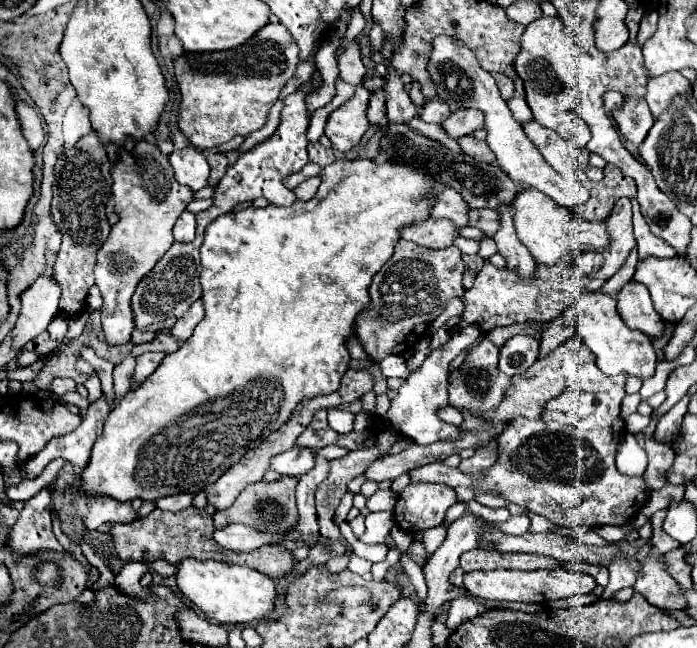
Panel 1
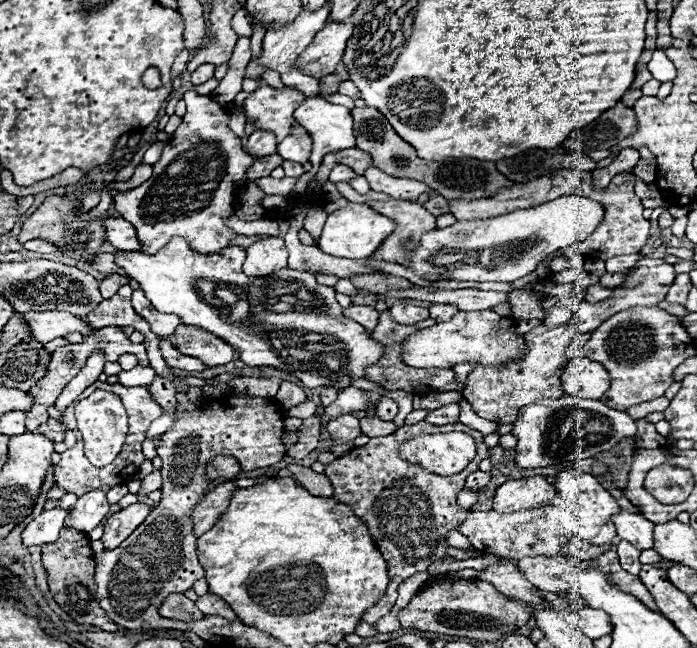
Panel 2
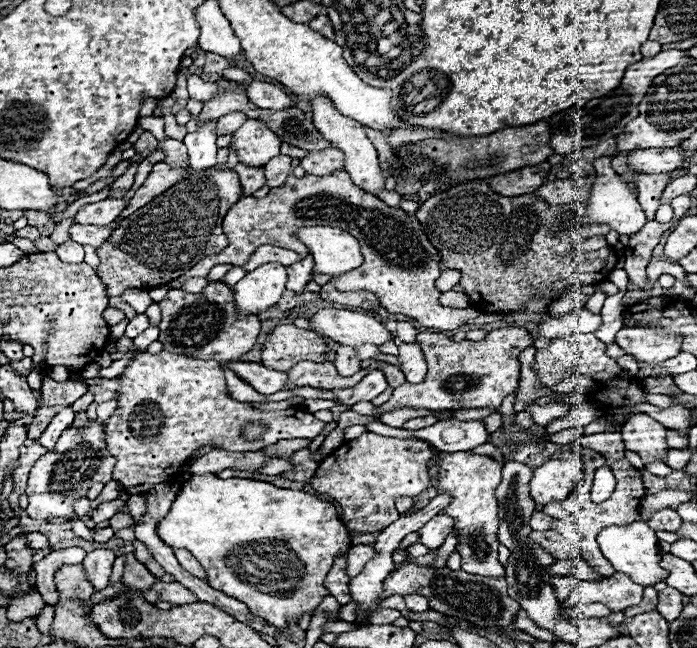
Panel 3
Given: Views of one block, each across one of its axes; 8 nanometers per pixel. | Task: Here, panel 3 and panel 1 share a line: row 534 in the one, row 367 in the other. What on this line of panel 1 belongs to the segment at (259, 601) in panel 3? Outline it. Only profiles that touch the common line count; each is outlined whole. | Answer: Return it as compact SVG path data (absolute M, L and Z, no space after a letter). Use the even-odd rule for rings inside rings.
M342 158L326 168L322 168L320 174L320 188L316 196L308 202L296 200L288 208L278 208L268 204L266 208L246 208L240 212L230 212L224 216L218 216L204 232L204 242L200 248L202 256L202 272L200 272L200 284L202 284L202 304L204 304L204 318L194 328L194 334L186 344L182 344L176 352L166 354L162 364L158 366L158 372L150 376L150 380L144 380L136 390L130 390L122 400L116 402L116 406L110 410L108 420L104 424L102 440L94 444L94 452L90 458L90 464L86 472L78 478L72 492L82 490L86 492L98 492L106 496L114 496L116 500L158 500L162 496L172 496L180 492L198 494L204 490L206 484L212 484L222 476L230 466L234 466L248 450L254 450L260 446L270 432L278 430L294 412L294 408L302 400L310 400L316 396L332 394L340 388L340 378L350 366L350 354L346 348L346 342L354 336L354 320L356 316L370 306L368 288L374 278L374 274L390 260L394 254L394 248L400 240L400 230L406 226L412 226L416 222L422 222L430 218L430 208L434 206L434 176L412 162L376 162L370 158Z

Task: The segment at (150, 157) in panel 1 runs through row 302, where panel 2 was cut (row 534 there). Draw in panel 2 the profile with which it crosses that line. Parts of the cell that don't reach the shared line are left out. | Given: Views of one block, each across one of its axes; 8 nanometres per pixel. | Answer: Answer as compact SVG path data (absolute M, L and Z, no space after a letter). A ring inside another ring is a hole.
M132 504L116 514L112 514L106 524L104 524L104 548L106 550L114 550L116 546L120 546L150 514L150 506L146 504Z

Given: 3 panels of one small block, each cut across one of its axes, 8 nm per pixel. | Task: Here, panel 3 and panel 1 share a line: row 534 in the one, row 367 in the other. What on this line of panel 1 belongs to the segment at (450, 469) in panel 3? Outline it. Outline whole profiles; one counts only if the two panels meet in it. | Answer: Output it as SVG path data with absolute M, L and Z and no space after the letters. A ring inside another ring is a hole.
M484 340L476 348L472 348L464 362L450 374L450 406L454 408L466 408L468 412L472 410L492 410L502 402L502 396L506 388L510 386L510 378L498 370L498 348L490 342Z

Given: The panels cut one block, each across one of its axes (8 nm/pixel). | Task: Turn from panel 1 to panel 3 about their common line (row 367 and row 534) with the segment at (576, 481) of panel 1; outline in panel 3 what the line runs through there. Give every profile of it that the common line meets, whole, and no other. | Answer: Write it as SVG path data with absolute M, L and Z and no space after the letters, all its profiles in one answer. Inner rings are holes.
M582 448L580 452L582 456L582 466L584 466L584 478L582 482L576 486L574 494L570 494L570 498L566 498L566 502L556 502L556 504L550 504L544 508L544 514L550 514L552 518L558 518L558 520L566 520L566 522L572 522L572 524L578 524L578 526L588 526L592 532L586 534L590 538L596 536L596 532L602 528L602 526L612 526L612 524L626 524L626 522L634 522L638 520L638 506L644 498L644 484L642 484L642 474L638 468L634 468L628 460L616 460L616 462L608 462L600 452L592 450L592 448ZM602 466L610 466L614 476L616 476L616 490L614 490L614 498L608 498L606 502L602 504L592 504L590 500L590 488L592 488L592 478L594 478L594 472Z

